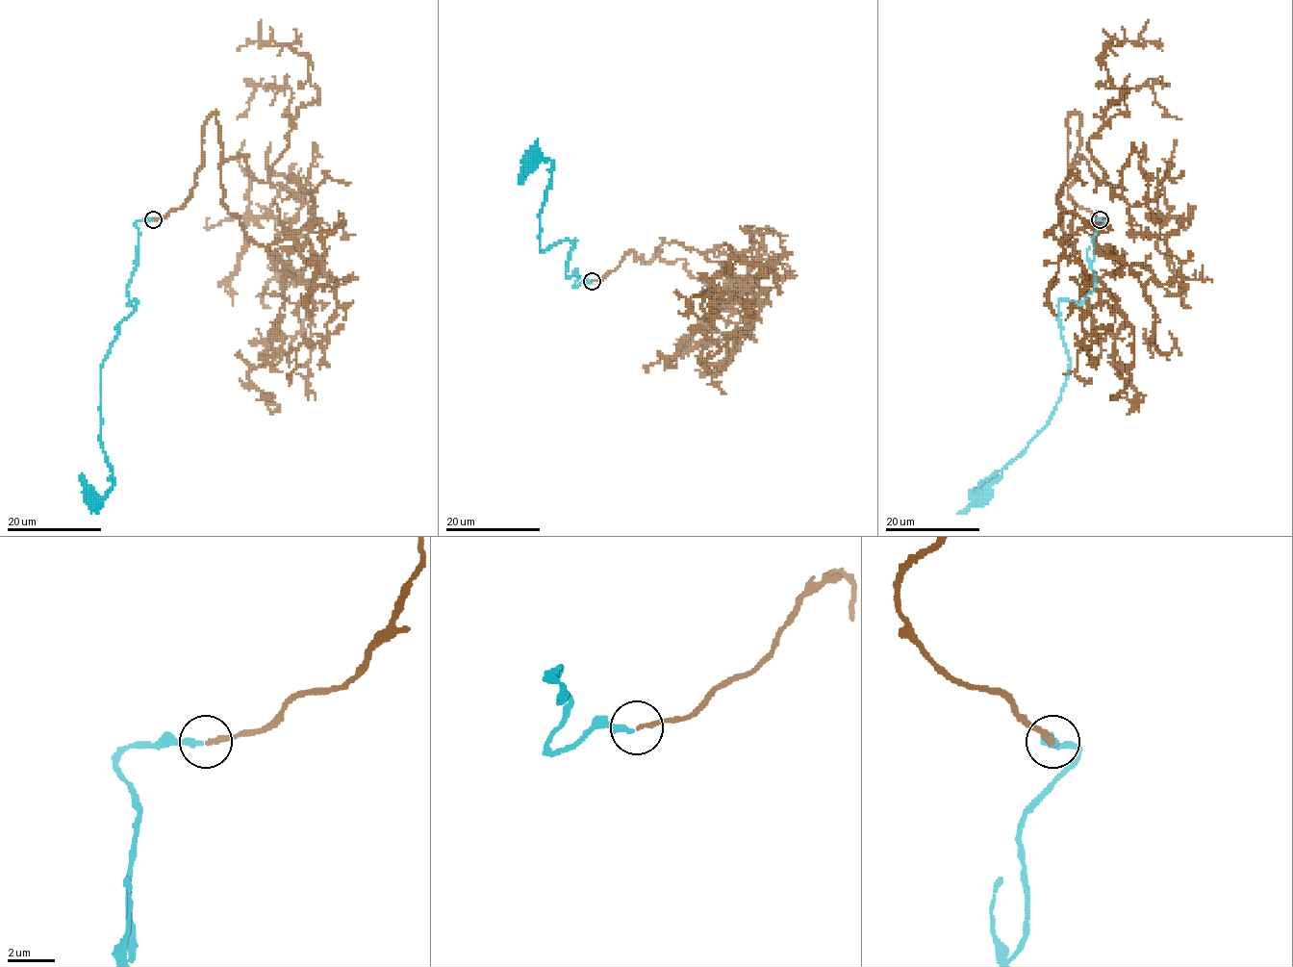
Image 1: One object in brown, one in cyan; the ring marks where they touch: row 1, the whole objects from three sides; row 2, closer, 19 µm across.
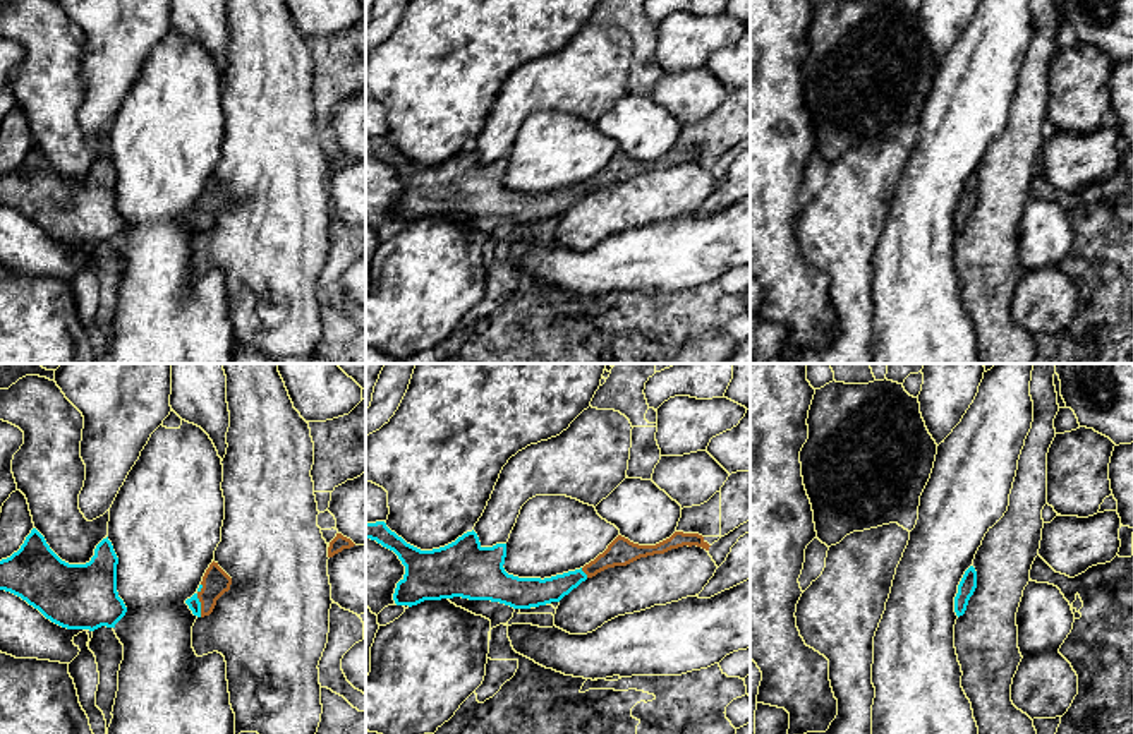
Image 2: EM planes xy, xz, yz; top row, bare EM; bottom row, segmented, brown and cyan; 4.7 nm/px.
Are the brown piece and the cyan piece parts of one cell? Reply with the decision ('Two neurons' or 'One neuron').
One neuron

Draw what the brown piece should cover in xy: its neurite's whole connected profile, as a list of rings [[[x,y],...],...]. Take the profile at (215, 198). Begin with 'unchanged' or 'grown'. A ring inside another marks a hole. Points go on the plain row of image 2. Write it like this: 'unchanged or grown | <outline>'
grown | [[[211,178],[206,185],[197,208],[185,216],[194,232],[209,232],[216,221],[216,216],[230,206],[232,194],[218,182]]]

